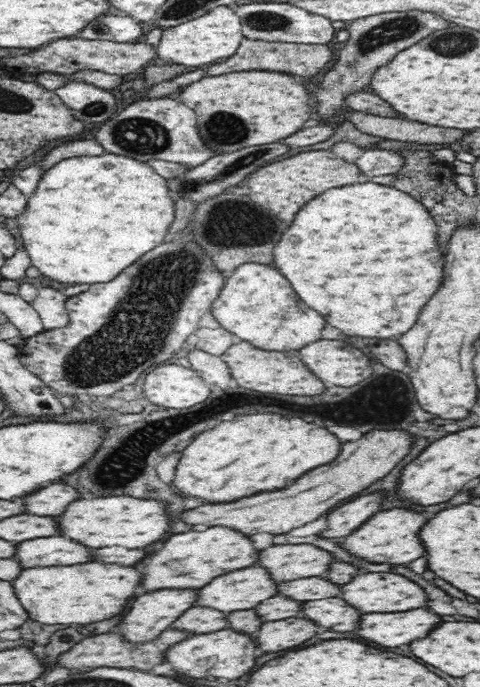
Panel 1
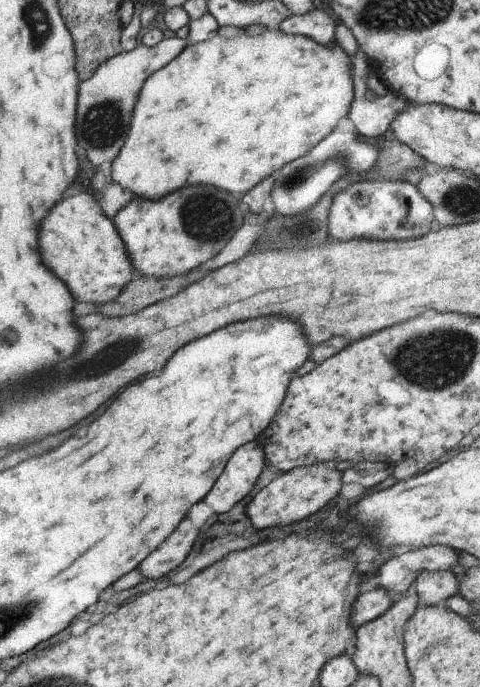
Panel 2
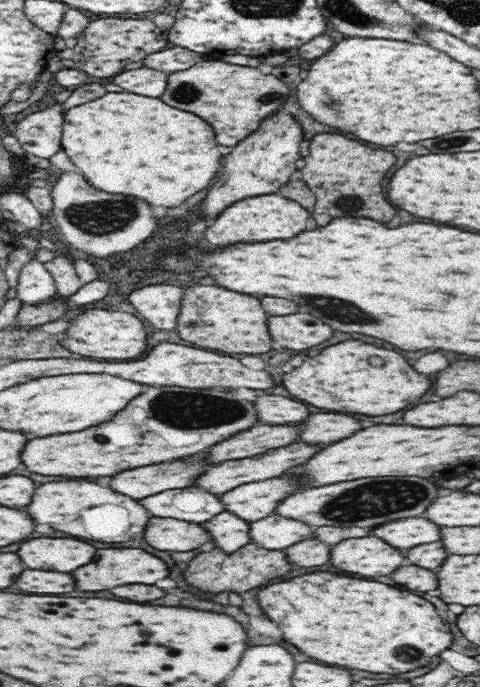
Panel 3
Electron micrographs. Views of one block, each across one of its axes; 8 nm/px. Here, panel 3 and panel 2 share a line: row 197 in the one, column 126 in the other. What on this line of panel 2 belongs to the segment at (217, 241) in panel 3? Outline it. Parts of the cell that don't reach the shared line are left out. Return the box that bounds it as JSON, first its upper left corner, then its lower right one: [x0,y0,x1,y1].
[42,194,137,302]

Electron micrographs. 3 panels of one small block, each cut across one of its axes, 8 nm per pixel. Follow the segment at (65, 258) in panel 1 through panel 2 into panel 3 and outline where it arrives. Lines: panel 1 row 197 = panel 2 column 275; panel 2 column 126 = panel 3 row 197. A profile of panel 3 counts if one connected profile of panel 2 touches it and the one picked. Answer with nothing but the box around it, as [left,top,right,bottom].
[61,92,222,206]

